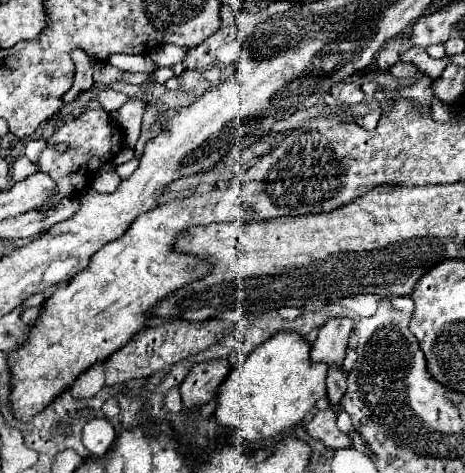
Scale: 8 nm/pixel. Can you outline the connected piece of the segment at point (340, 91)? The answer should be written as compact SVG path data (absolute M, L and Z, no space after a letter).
M339 82L339 84L335 84L331 88L331 96L347 102L349 106L355 106L355 104L363 102L363 98L365 98L361 86L355 84L355 82Z

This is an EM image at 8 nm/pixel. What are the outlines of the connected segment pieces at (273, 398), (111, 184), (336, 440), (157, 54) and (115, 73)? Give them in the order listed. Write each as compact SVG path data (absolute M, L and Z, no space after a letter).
M277 332L259 344L245 364L235 368L219 386L215 418L224 429L239 432L247 442L261 442L301 422L315 402L325 396L327 364L311 362L311 344L297 332Z
M113 164L112 168L100 175L94 177L91 181L90 187L94 188L99 193L111 193L117 189L121 179L115 171L116 165Z
M325 410L325 412L319 412L309 424L307 424L307 430L313 438L317 440L323 440L327 448L347 448L351 446L351 436L349 434L343 434L339 428L337 428L337 412L335 410Z
M165 44L165 46L157 46L149 56L159 66L173 66L173 64L181 64L183 62L185 50L177 48L177 46L171 46L171 44Z
M99 62L93 64L93 80L97 84L115 84L115 82L119 82L121 74L123 74L123 70L113 68L111 64L99 64Z

